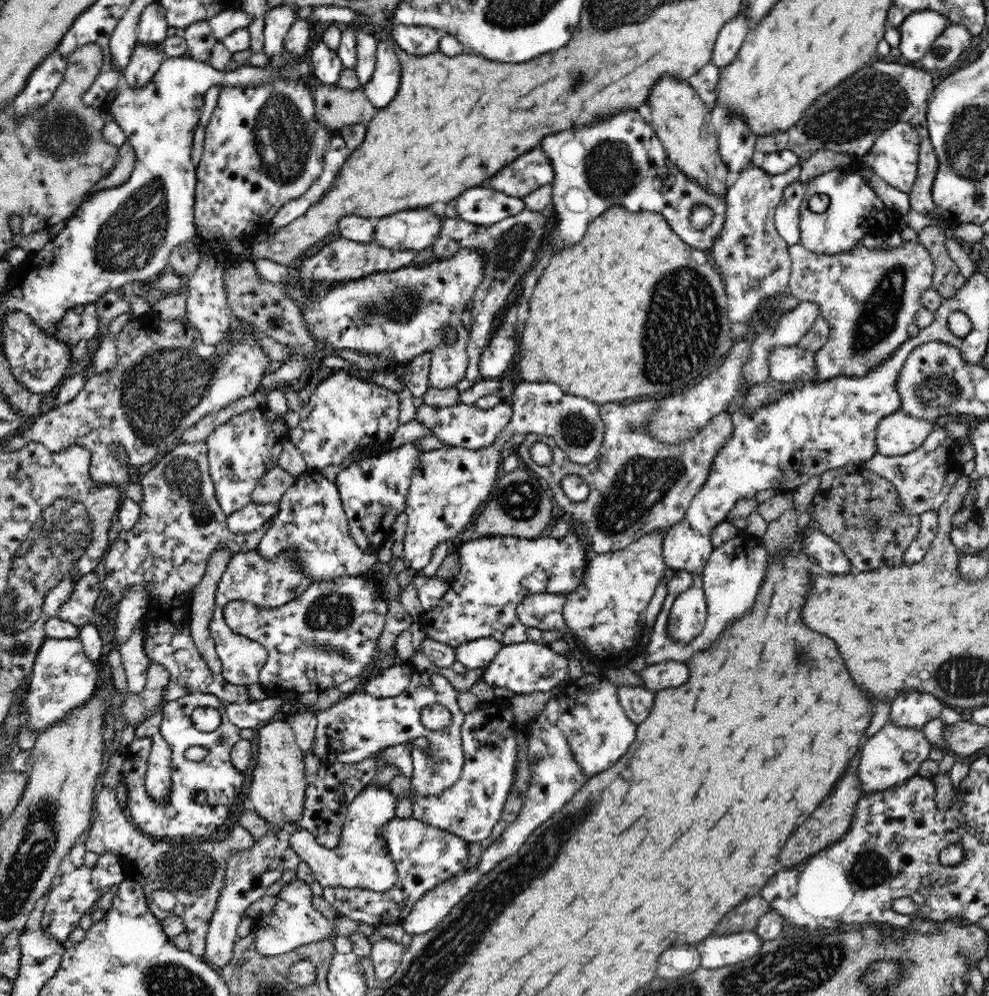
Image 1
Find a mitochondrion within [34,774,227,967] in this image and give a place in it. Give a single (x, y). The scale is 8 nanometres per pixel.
(193, 873)

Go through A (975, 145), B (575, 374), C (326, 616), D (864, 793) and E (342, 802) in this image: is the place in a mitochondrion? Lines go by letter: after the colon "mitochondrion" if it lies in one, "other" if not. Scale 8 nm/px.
A: mitochondrion
B: other
C: mitochondrion
D: other
E: other

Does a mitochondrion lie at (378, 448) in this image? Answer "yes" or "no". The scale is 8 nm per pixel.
no

